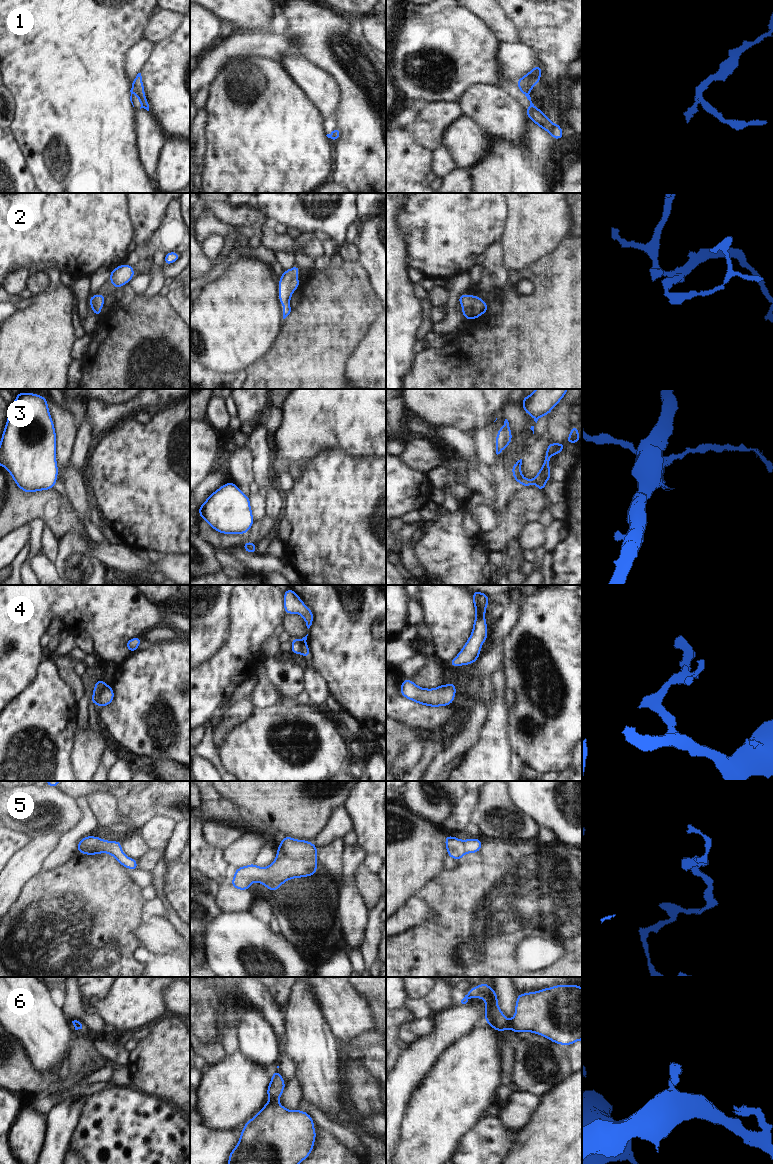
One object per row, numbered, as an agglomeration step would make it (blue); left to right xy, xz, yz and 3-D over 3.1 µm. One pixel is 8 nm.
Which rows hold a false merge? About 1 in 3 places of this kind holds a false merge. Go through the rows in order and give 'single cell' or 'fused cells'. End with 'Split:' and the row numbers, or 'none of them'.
1: fused cells
2: single cell
3: single cell
4: fused cells
5: single cell
6: fused cells
Split: 1, 4, 6

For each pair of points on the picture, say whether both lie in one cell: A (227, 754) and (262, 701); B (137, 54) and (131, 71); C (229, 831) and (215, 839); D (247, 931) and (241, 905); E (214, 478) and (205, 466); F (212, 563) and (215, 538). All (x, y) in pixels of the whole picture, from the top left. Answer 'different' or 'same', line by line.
A: different
B: same
C: same
D: different
E: different
F: different

